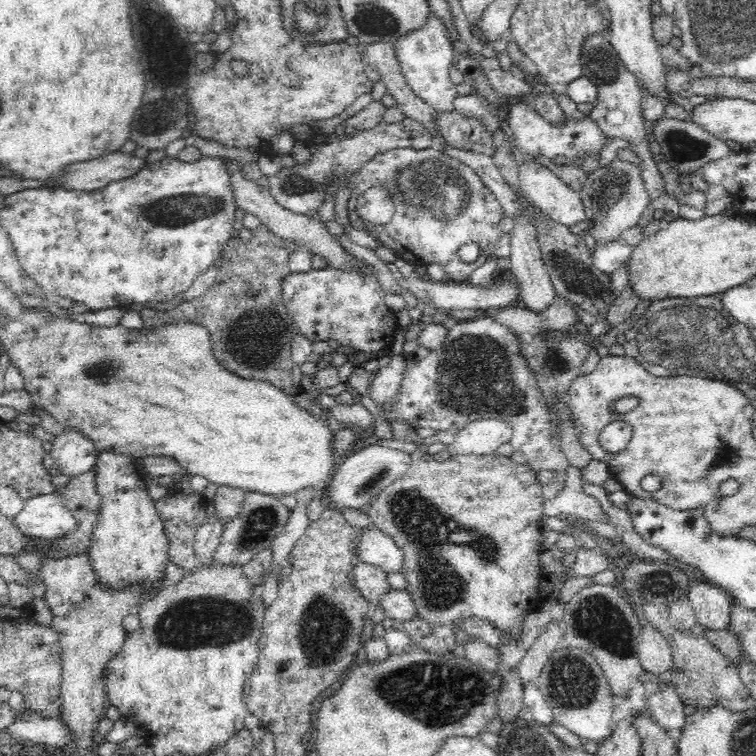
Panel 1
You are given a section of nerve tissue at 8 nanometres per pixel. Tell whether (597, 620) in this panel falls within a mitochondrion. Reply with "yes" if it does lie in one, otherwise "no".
yes

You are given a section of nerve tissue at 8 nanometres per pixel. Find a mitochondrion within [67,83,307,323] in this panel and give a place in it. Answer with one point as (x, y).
(180, 209)

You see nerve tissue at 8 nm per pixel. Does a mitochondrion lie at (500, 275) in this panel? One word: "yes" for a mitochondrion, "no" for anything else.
no

